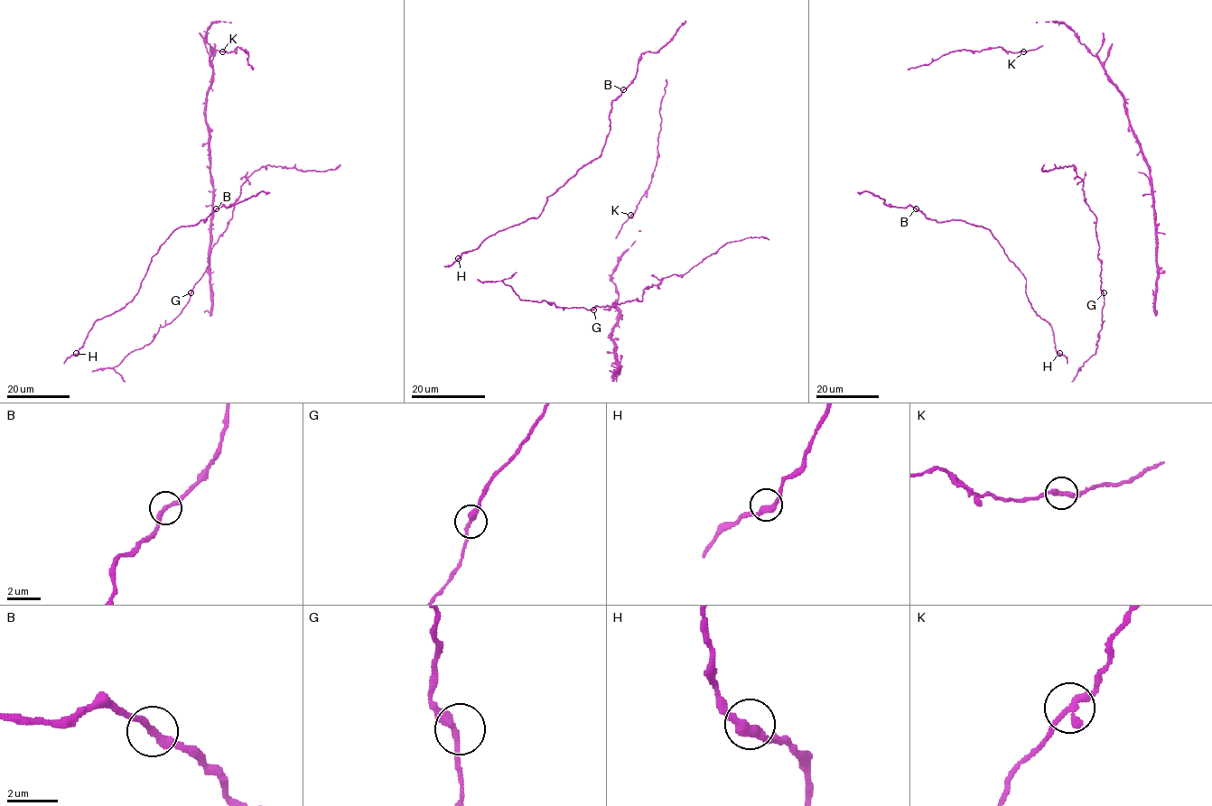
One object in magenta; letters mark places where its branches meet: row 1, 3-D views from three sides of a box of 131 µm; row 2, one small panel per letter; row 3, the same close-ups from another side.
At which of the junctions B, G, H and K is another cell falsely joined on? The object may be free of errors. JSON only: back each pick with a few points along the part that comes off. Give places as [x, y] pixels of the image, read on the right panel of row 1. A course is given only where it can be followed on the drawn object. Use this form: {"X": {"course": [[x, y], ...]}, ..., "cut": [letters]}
{"cut": []}

